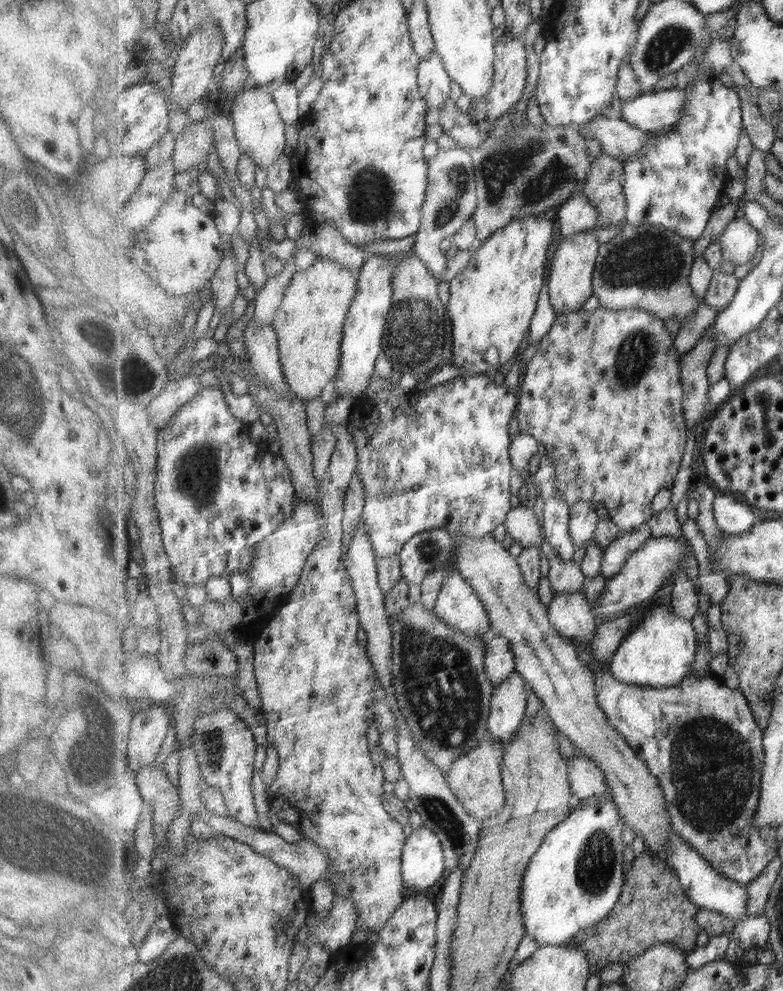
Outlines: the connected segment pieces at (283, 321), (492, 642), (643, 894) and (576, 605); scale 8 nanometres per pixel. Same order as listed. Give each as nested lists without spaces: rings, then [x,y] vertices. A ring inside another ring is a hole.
[[[320,257],[304,271],[293,274],[291,284],[285,290],[283,304],[279,308],[273,326],[279,337],[279,353],[283,363],[283,373],[292,392],[303,402],[319,399],[327,386],[334,386],[342,372],[343,326],[347,320],[351,304],[358,294],[360,273],[356,269],[344,267],[341,263]]]
[[[493,635],[486,646],[486,672],[495,687],[505,682],[516,670],[516,658],[510,640]]]
[[[645,851],[626,873],[622,896],[614,911],[602,923],[577,935],[571,944],[587,951],[592,974],[611,963],[628,963],[657,944],[669,944],[688,953],[698,948],[697,936],[703,932],[695,921],[700,910],[685,893],[674,868],[655,853]]]
[[[554,593],[548,604],[548,615],[563,636],[586,643],[593,641],[599,624],[593,613],[593,605],[585,593]]]

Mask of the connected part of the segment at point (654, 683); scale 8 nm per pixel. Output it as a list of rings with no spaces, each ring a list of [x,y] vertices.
[[[649,606],[641,622],[625,636],[609,662],[609,673],[624,683],[653,688],[676,687],[694,670],[699,641],[693,622],[669,606]]]

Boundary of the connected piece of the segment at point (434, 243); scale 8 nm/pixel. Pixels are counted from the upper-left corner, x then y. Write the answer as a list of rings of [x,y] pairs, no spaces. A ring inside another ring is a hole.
[[[465,148],[441,149],[428,161],[430,186],[423,205],[422,227],[415,235],[413,254],[430,268],[436,277],[447,270],[447,256],[441,252],[441,242],[458,234],[470,222],[478,207],[478,188],[474,158]]]

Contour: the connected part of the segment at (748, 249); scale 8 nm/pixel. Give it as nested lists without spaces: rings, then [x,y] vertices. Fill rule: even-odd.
[[[745,216],[730,221],[719,238],[724,260],[735,266],[751,262],[759,250],[759,234],[758,228],[755,228]]]

